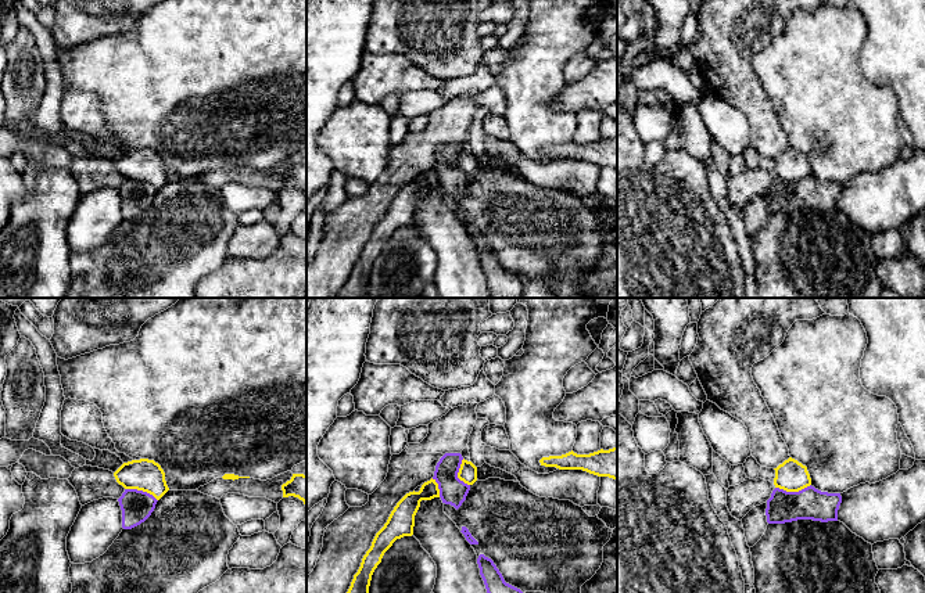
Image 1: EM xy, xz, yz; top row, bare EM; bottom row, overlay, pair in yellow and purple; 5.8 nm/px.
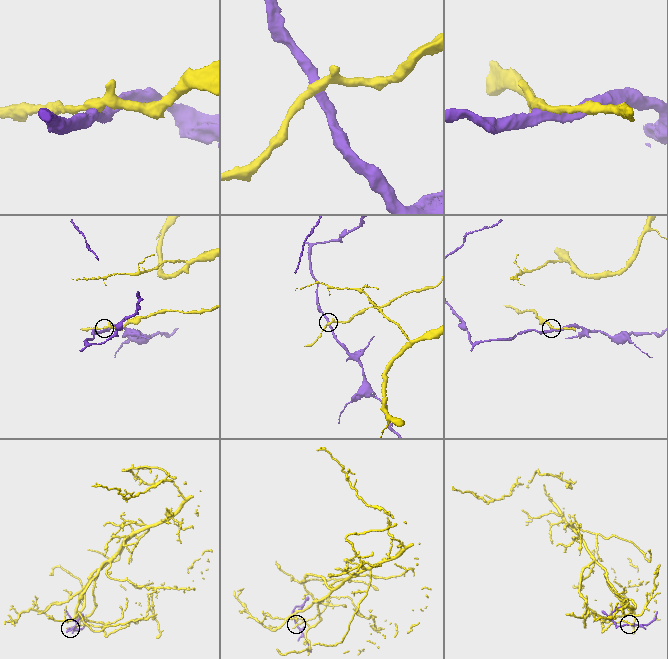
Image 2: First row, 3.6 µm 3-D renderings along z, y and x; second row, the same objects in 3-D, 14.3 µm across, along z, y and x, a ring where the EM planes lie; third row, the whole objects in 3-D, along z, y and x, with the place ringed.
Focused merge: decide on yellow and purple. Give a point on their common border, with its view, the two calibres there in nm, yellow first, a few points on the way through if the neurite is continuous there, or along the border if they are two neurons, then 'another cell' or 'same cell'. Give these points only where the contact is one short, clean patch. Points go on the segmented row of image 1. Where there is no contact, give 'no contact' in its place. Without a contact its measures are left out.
yz (792, 491) | 180/190 nm | along yz (810, 484), (798, 491), (775, 488) | another cell

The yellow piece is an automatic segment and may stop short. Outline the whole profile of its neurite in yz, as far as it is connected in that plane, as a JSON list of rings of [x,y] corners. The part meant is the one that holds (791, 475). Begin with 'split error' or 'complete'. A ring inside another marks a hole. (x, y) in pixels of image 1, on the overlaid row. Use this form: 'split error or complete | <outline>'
complete | [[[792,457],[785,460],[774,470],[775,488],[784,489],[786,492],[799,492],[811,485],[811,478],[807,467]]]

